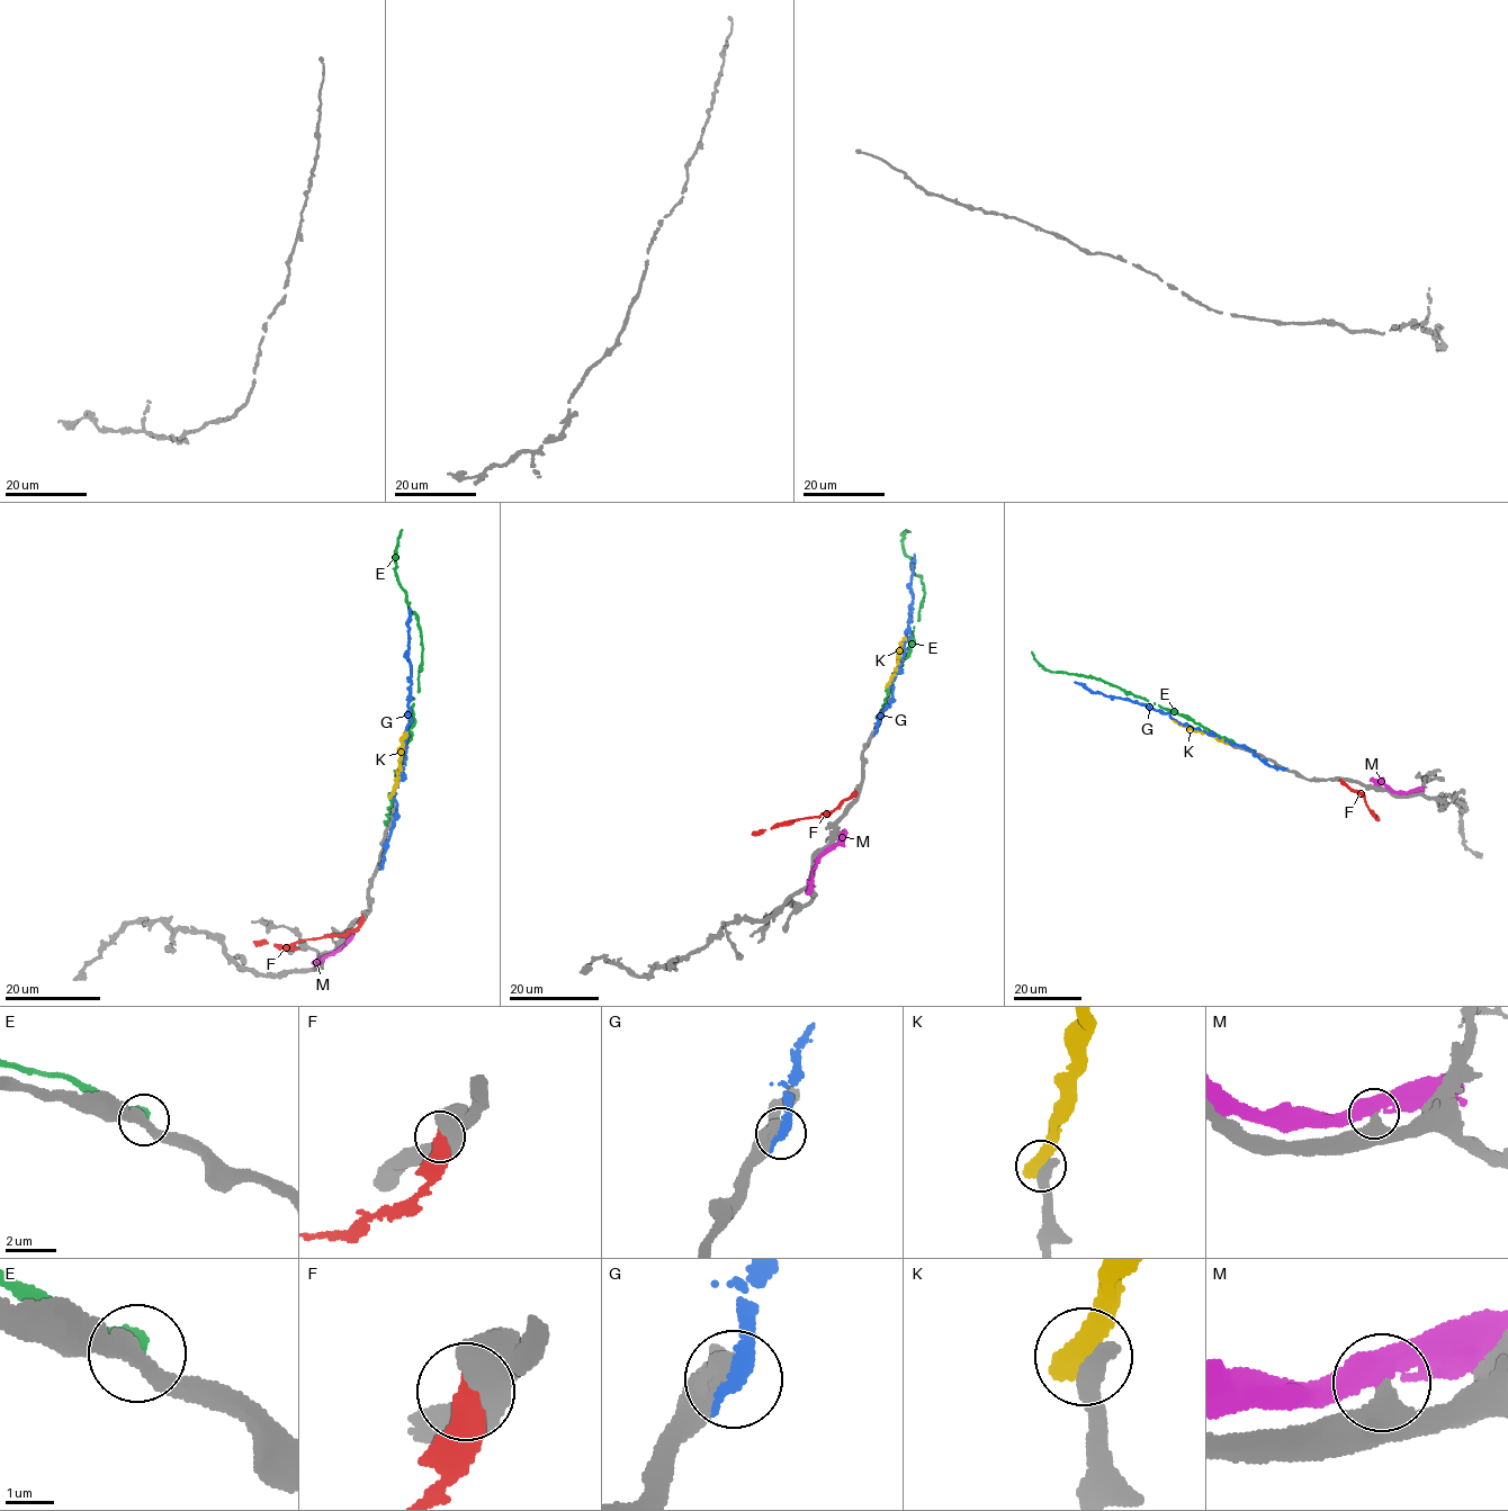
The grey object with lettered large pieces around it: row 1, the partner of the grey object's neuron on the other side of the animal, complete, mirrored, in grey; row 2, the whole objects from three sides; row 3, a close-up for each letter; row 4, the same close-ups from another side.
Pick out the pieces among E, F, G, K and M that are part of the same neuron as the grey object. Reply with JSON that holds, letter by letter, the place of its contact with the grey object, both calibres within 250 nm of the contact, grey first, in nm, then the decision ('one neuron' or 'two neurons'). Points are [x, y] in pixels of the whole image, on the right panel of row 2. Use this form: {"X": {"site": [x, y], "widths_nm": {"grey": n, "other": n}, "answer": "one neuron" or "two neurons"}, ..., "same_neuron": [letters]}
{"E": {"site": [1255, 752], "widths_nm": {"grey": 400, "other": 190}, "answer": "two neurons"}, "F": {"site": [1340, 780], "widths_nm": {"grey": 500, "other": 480}, "answer": "two neurons"}, "G": {"site": [1284, 769], "widths_nm": {"grey": 400, "other": 360}, "answer": "two neurons"}, "K": {"site": [1227, 743], "widths_nm": {"grey": 480, "other": 550}, "answer": "two neurons"}, "M": {"site": [1411, 792], "widths_nm": {"grey": 440, "other": 500}, "answer": "two neurons"}, "same_neuron": []}

